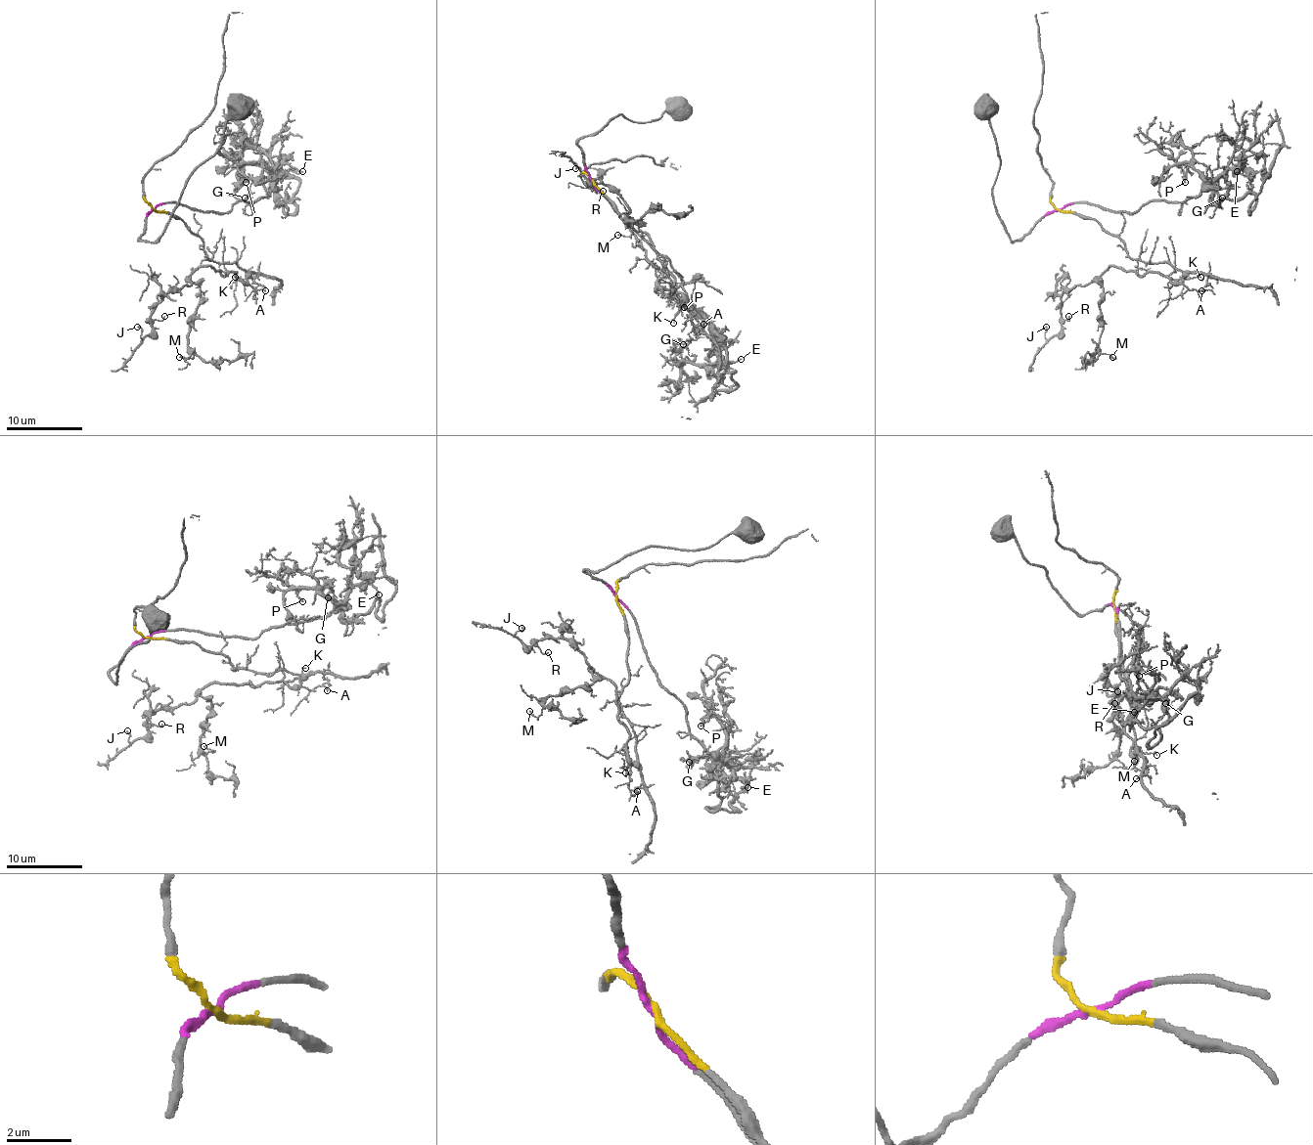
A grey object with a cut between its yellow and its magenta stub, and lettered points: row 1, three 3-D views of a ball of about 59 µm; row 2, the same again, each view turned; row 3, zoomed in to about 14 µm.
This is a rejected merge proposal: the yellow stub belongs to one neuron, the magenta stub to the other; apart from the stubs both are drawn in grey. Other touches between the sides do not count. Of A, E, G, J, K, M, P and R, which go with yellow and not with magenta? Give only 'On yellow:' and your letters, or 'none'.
On yellow: A, J, K, M, R

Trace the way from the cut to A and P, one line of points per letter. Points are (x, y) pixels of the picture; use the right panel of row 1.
A: (1059, 209), (1097, 220), (1119, 240), (1132, 258), (1170, 262), (1182, 274), (1186, 286), (1200, 290)
P: (1059, 209), (1095, 203), (1134, 213), (1150, 201), (1196, 198), (1202, 177), (1184, 163), (1186, 183)

